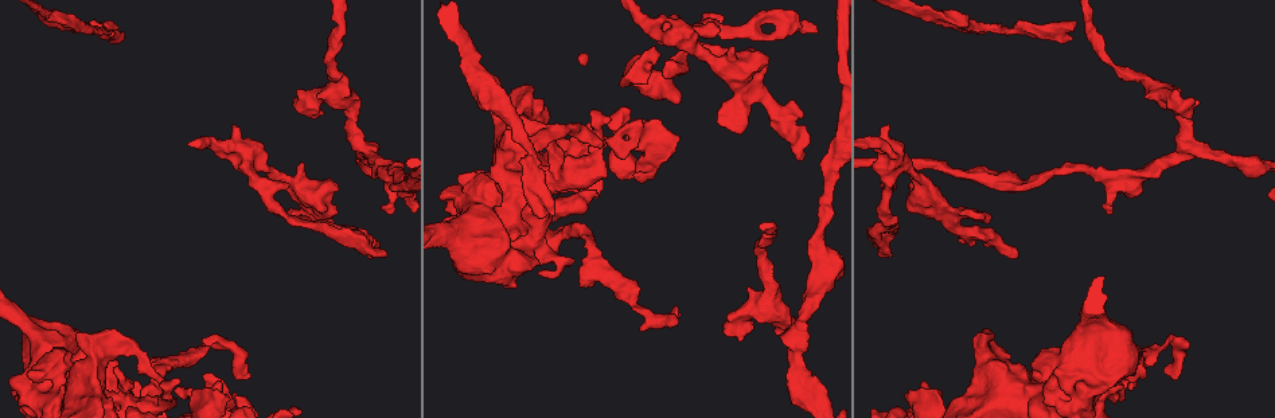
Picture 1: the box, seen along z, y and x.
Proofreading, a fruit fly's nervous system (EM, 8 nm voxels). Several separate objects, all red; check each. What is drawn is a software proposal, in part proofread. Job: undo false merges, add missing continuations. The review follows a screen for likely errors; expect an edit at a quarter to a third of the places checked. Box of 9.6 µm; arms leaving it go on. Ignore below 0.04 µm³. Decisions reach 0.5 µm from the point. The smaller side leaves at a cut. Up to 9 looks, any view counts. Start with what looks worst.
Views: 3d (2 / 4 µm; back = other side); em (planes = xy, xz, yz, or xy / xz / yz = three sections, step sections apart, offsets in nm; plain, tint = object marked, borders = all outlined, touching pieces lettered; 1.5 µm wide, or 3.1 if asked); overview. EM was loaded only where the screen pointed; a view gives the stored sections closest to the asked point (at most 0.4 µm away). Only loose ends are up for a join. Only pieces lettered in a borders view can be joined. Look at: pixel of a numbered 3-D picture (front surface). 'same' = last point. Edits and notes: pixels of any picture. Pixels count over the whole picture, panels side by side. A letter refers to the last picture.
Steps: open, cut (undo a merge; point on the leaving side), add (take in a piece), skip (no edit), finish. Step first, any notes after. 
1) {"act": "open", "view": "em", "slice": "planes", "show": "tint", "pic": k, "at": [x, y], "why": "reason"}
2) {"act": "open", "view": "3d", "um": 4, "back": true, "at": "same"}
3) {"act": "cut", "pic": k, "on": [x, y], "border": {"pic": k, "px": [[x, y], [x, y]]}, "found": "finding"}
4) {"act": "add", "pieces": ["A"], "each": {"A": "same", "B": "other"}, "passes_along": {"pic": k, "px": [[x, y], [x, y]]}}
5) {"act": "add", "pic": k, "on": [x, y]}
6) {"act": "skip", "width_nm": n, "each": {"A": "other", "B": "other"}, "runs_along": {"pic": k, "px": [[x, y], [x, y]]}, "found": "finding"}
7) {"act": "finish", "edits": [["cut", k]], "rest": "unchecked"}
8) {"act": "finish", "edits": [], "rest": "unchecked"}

{"act": "open", "view": "em", "slice": "planes", "show": "borders", "pic": 1, "at": [1107, 329], "why": "thin neck"}

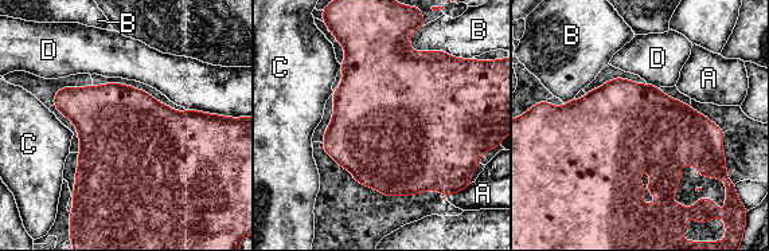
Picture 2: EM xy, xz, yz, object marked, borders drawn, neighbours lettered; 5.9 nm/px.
{"act": "skip", "longest_contact_nm": ["B", 320], "each": {"A": "other", "B": "other", "C": "other", "D": "other"}, "border": {"pic": 2, "px": [[186, 109], [214, 113], [217, 116]]}, "found": "all the same neuron"}

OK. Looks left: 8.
{"act": "open", "view": "3d", "um": 4, "pic": 1, "at": [892, 253], "why": "an open end"}

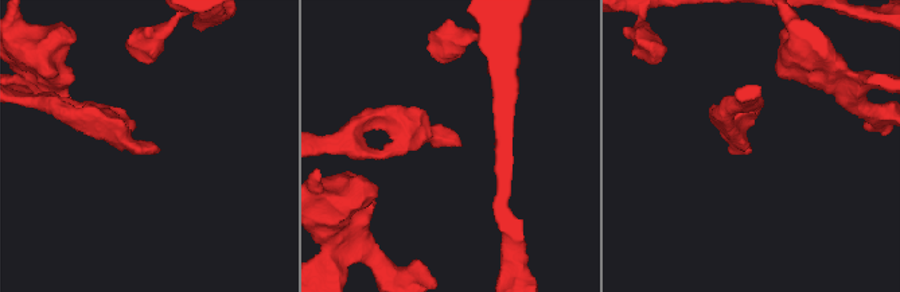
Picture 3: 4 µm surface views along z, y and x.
{"act": "open", "view": "em", "slice": "planes", "show": "borders", "pic": 3, "at": [460, 143], "why": "shape alone is not enough"}

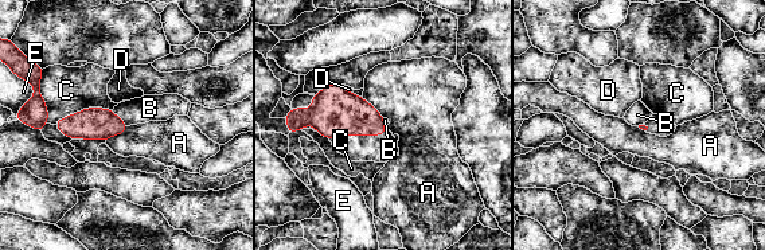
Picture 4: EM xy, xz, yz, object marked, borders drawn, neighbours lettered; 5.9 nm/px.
{"act": "skip", "each": {"A": "other", "B": "other", "C": "other", "D": "other", "E": "other"}, "found": "none of them fits"}

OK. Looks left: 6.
{"act": "open", "view": "3d", "um": 4, "pic": 1, "at": [1014, 257]}

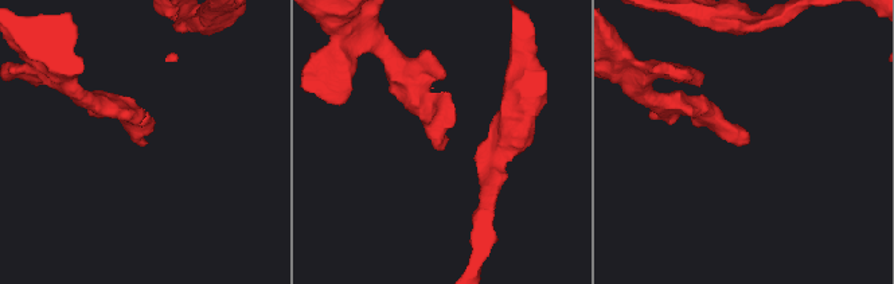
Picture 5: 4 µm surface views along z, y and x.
{"act": "open", "view": "em", "slice": "planes", "show": "borders", "pic": 5, "at": [142, 142]}

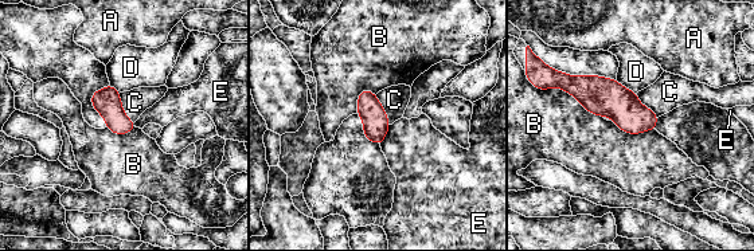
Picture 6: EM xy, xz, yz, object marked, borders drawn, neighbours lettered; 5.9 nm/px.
{"act": "skip", "longest_contact_nm": ["B", 360], "each": {"A": "other", "B": "other", "C": "other", "D": "other", "E": "other"}, "border": {"pic": 6, "px": [[118, 93], [122, 112], [133, 122]]}, "found": "none of them fits"}

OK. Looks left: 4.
{"act": "open", "view": "em", "slice": "xz", "step": 4, "show": "tint", "pic": 1, "at": [179, 394], "why": "sharp bend"}

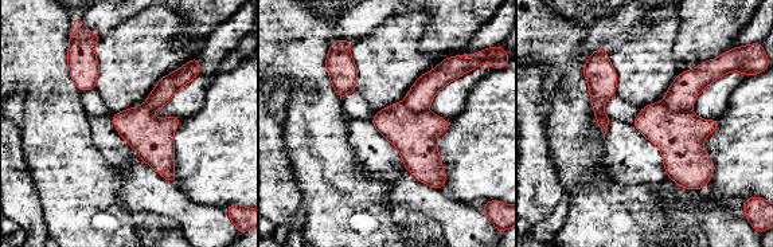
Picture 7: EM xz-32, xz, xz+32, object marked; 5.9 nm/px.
{"act": "open", "view": "em", "slice": "planes", "show": "borders", "at": "same", "why": "another direction"}

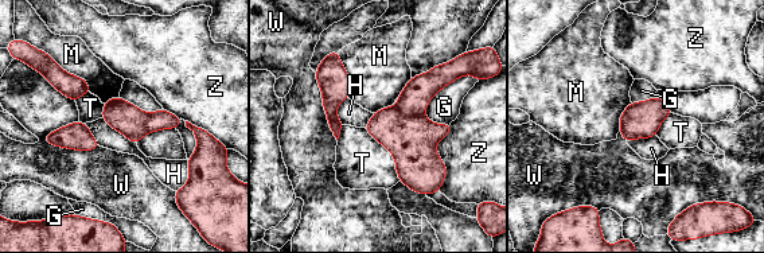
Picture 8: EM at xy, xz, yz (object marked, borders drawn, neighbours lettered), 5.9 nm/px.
{"act": "skip", "each": {"G": "other", "H": "other", "M": "other", "T": "other", "W": "other", "Z": "other"}, "found": "all the same neuron"}

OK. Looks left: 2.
{"act": "finish", "edits": [], "rest": "unchecked"}

